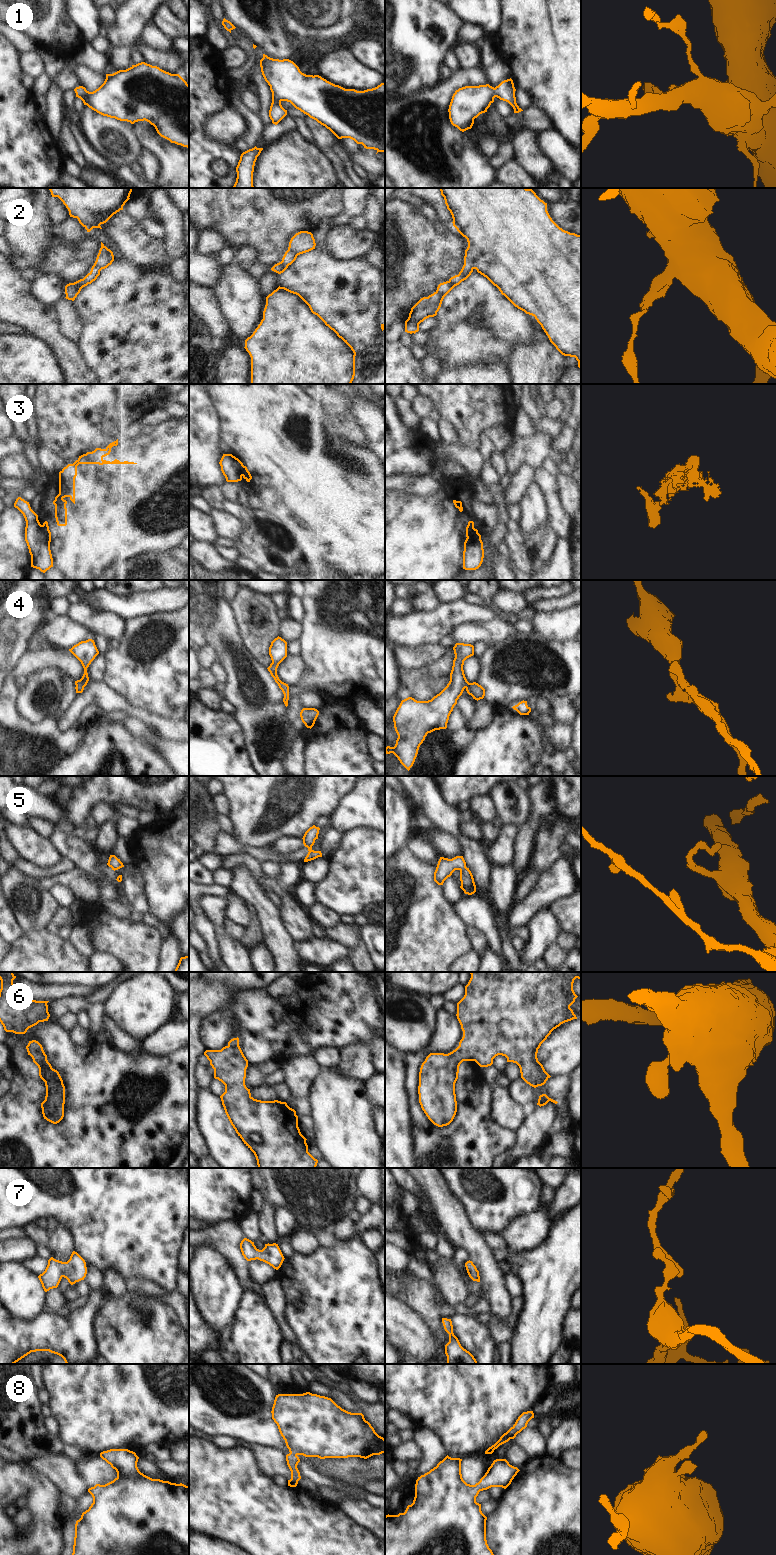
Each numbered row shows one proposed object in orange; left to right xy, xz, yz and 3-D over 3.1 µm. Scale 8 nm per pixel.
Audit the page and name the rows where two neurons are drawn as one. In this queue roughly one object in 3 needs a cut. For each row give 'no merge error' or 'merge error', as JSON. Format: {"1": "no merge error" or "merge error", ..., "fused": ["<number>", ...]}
{"1": "no merge error", "2": "no merge error", "3": "merge error", "4": "no merge error", "5": "no merge error", "6": "no merge error", "7": "no merge error", "8": "no merge error", "fused": ["3"]}

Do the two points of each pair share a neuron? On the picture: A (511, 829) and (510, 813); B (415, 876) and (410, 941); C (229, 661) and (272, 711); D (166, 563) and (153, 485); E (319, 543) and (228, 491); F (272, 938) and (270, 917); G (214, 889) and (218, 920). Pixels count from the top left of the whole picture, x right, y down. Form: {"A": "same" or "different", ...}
{"A": "different", "B": "same", "C": "same", "D": "different", "E": "different", "F": "same", "G": "different"}

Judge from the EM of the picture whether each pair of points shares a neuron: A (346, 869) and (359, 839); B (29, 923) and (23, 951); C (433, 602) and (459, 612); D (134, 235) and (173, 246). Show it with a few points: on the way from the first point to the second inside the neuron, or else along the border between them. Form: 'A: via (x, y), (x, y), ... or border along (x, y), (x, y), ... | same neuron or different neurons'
A: via (353, 862), (359, 856), (359, 846) | same neuron
B: border along (43, 928), (24, 933) | different neurons
C: border along (441, 603), (429, 611), (416, 610) | different neurons
D: border along (163, 239), (171, 264) | different neurons

